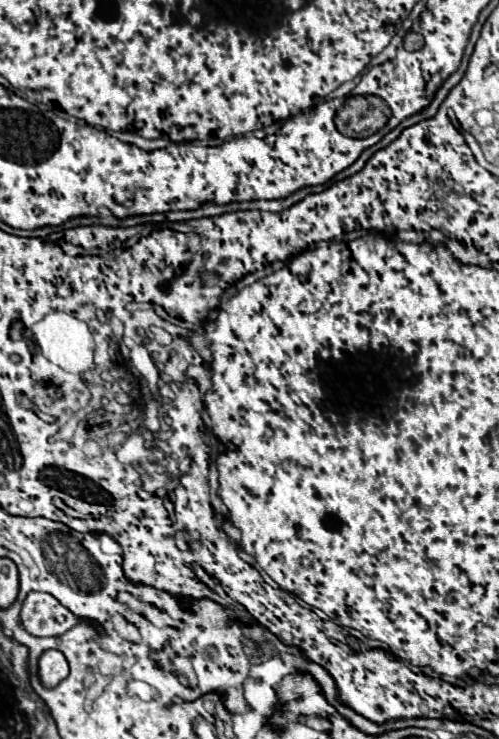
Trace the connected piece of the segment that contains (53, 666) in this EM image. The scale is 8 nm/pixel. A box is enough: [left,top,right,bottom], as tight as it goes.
[39,649,69,687]

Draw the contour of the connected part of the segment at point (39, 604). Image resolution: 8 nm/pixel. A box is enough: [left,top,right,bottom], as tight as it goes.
[21,591,79,637]

